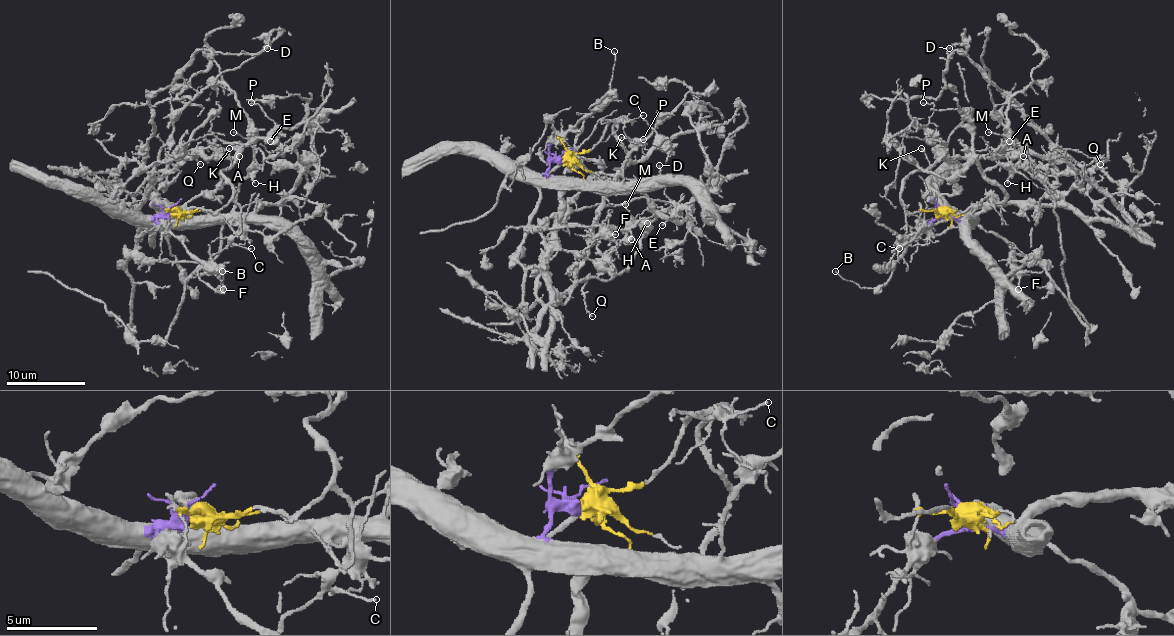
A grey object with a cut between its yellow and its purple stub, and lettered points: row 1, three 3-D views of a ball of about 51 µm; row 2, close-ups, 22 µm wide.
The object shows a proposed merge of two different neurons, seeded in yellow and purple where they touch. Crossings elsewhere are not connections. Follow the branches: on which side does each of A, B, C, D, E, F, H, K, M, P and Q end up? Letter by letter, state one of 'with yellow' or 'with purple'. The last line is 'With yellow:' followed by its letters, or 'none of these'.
A: with yellow
B: with purple
C: with yellow
D: with yellow
E: with yellow
F: with purple
H: with yellow
K: with yellow
M: with yellow
P: with yellow
Q: with yellow
With yellow: A, C, D, E, H, K, M, P, Q

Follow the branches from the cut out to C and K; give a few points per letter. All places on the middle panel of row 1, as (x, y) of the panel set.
C: (565, 164), (589, 150), (612, 120), (626, 117), (632, 122), (626, 120), (643, 115)
K: (565, 164), (589, 150), (606, 126), (620, 117), (624, 117), (614, 126), (614, 138), (622, 146), (622, 136)

